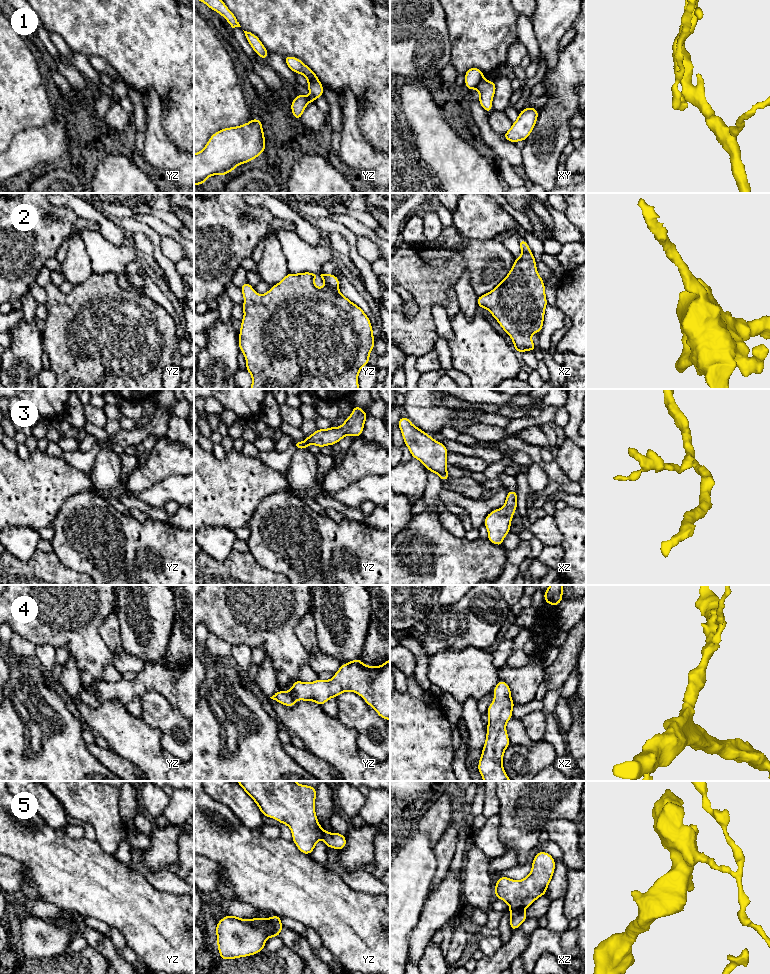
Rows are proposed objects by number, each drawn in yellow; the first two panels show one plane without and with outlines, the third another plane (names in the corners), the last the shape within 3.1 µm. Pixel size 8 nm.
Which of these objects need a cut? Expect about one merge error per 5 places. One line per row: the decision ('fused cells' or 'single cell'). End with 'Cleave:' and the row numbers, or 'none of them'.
1: fused cells
2: single cell
3: single cell
4: single cell
5: fused cells
Cleave: 1, 5

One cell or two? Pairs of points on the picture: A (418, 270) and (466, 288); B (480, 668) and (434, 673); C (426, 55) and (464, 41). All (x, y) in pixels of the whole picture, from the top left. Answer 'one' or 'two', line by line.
A: two
B: one
C: two

